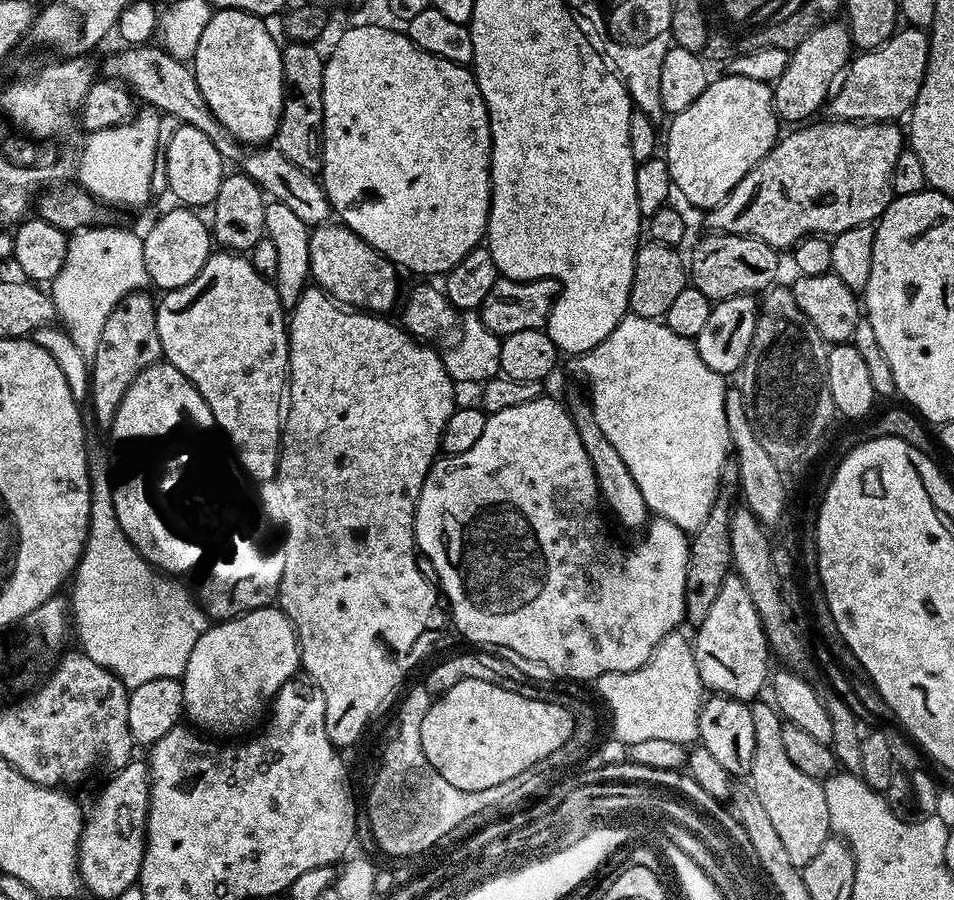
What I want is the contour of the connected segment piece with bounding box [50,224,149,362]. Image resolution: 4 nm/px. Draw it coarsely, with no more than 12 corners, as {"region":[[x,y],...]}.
{"region":[[77,231],[50,281],[57,319],[89,362],[114,306],[149,283],[144,241]]}

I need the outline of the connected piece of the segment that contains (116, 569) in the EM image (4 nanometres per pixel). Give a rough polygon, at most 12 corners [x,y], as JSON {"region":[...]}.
{"region":[[88,445],[88,537],[70,580],[79,651],[131,690],[180,680],[210,627],[144,560]]}

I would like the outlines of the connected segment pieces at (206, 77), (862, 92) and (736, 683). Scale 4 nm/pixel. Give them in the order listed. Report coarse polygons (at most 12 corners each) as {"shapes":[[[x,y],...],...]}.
{"shapes":[[[213,11],[194,57],[206,106],[245,146],[275,137],[282,48]],[[904,26],[849,63],[838,120],[896,122],[922,90],[929,33]],[[730,574],[695,629],[709,693],[752,702],[770,647],[746,586]]]}

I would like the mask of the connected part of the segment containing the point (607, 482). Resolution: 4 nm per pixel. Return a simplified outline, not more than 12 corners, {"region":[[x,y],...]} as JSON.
{"region":[[589,397],[566,407],[603,503],[626,527],[650,516],[642,490],[594,418]]}

